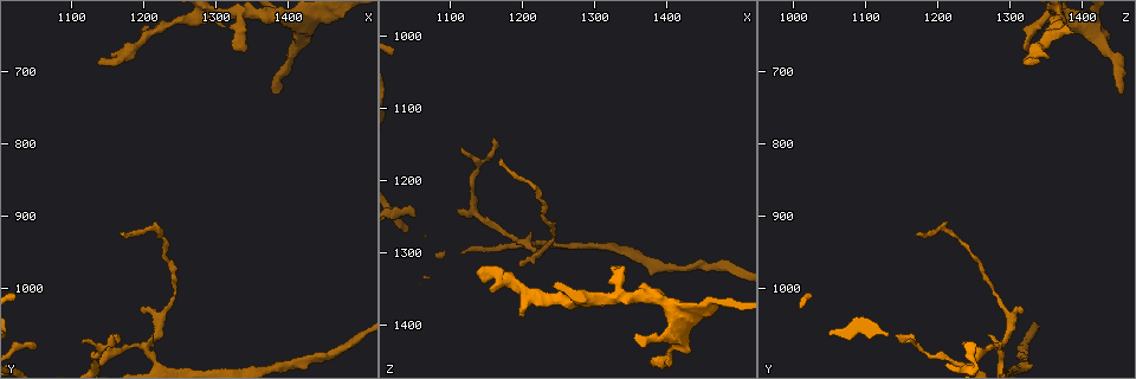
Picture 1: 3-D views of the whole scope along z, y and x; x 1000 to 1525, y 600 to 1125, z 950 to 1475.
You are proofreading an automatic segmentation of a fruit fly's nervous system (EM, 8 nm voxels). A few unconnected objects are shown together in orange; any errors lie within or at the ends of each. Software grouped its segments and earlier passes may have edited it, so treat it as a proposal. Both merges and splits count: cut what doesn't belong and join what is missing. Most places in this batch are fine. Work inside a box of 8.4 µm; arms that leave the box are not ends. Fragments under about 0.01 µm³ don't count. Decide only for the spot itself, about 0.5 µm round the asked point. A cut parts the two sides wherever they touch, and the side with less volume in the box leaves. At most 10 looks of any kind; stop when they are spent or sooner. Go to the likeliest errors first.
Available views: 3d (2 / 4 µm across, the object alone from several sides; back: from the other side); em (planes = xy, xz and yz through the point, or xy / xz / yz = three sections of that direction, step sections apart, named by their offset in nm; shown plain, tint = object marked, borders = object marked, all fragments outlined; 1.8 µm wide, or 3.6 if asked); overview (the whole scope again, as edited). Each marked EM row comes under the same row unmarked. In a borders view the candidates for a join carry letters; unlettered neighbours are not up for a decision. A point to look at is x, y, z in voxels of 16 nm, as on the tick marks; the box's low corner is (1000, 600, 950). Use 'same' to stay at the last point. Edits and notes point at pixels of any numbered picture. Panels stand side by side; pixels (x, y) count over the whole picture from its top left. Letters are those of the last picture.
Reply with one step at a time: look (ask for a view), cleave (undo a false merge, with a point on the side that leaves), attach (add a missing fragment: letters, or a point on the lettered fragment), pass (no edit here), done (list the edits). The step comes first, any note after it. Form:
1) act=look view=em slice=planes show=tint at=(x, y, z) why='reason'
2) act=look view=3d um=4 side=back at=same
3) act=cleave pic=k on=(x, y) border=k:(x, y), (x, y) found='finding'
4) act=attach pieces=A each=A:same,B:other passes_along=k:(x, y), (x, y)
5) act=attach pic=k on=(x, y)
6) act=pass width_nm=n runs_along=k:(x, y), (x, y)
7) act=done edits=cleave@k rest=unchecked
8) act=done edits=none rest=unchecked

act=look view=3d um=4 at=(1140, 690, 1330) why='an open end'

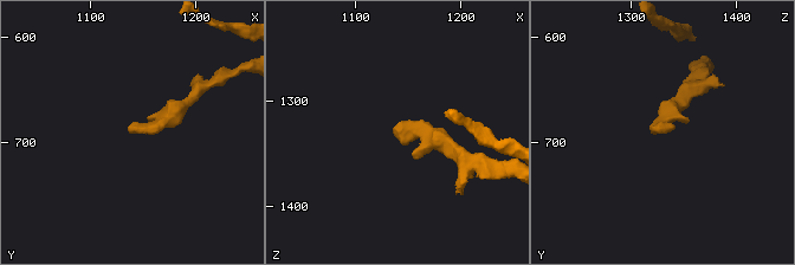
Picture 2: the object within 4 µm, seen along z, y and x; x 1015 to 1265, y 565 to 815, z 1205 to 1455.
act=look view=em slice=planes show=borders at=(1140, 692, 1332) why='shape alone is not enough'

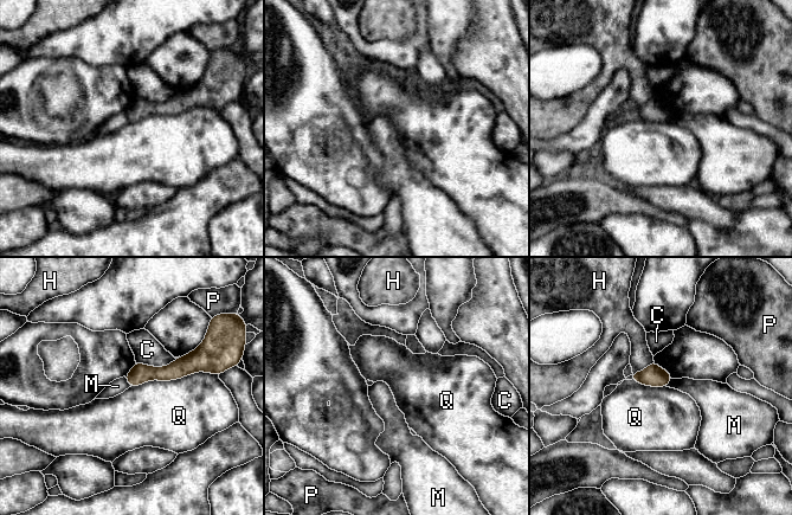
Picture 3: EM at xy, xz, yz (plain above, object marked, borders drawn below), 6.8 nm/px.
act=pass each=C:other,H:other,M:other,P:other,Q:other border=3:(212, 373), (193, 372), (130, 387) found='no lettered fragment goes on from it'

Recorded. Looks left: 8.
act=look view=em slice=yz step=4 show=borders at=(1205, 1085, 1290) why='sharp bend'

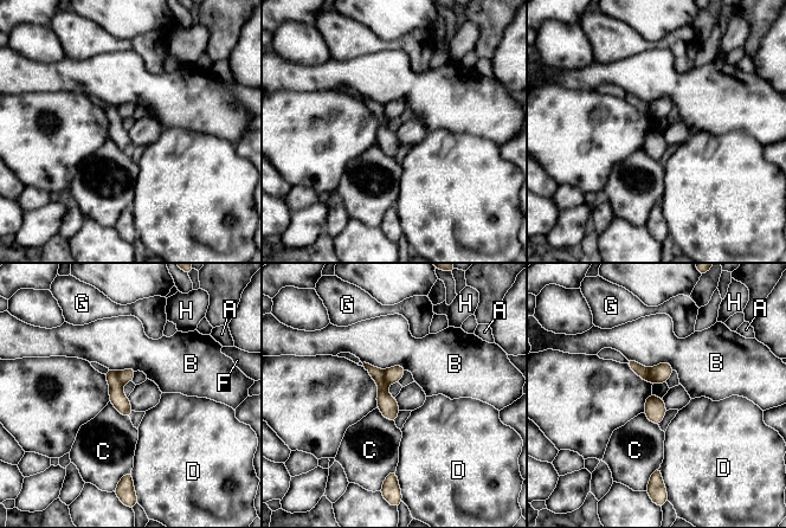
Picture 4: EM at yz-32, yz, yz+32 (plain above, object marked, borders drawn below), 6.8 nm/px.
act=cleave pic=4 on=(393, 374) each=A:other,B:other,C:other,D:other,F:other,G:other,H:other border=4:(382, 371), (384, 378), (388, 384) found='two neurons meet here'

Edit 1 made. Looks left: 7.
act=look view=overview why='redraw'

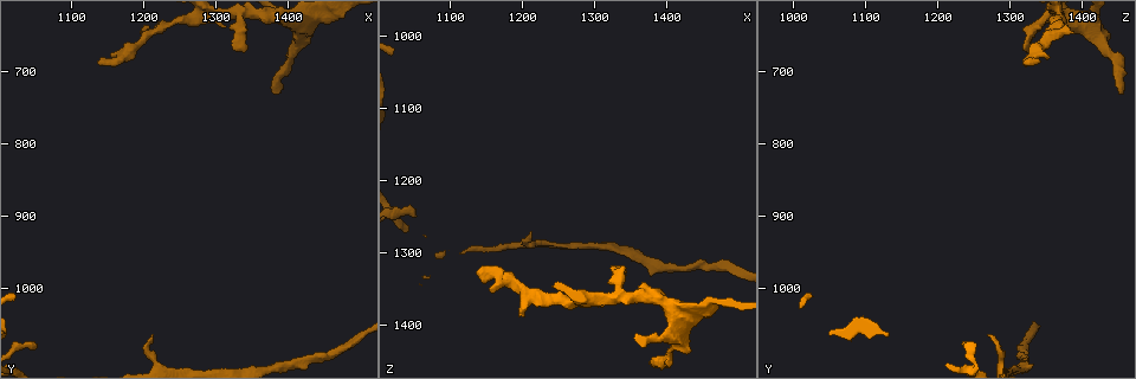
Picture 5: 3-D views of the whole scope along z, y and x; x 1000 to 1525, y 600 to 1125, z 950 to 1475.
act=look view=em slice=planes show=borders at=(1340, 670, 1325) why='free end'

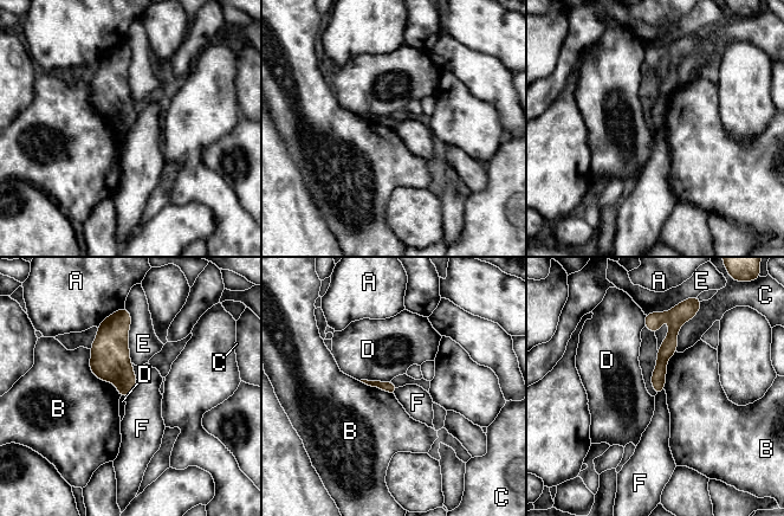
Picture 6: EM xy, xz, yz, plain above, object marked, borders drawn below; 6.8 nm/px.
act=pass each=A:other,B:other,C:other,D:other,E:other,F:other runs_along=6:(653, 318), (672, 323), (658, 389) found='no lettered fragment goes on from it'

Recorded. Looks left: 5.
act=look view=em slice=planes show=borders at=(1050, 1080, 1245) why='branch stops here'

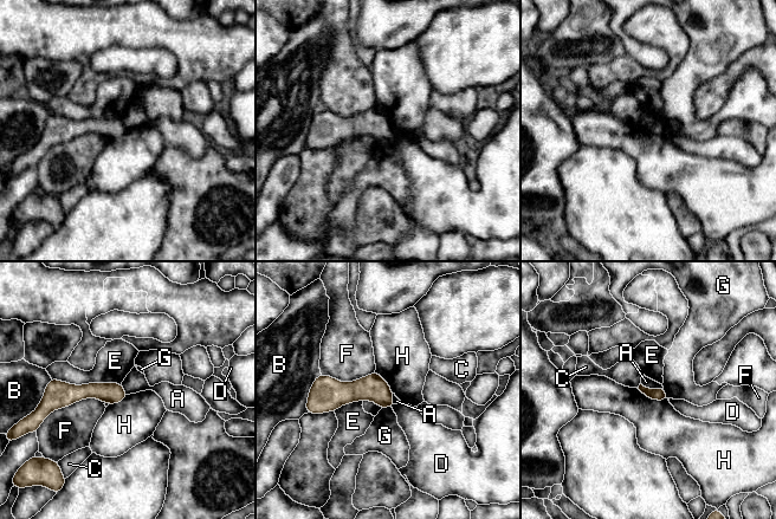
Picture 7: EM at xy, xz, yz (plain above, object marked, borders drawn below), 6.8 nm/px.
act=pass each=A:other,B:other,C:other,D:other,E:other,F:other,G:other,H:other border=7:(640, 383), (648, 388), (663, 388) found='none of them fits'

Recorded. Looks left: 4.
act=done edits=cleave@4 rest=unchecked

